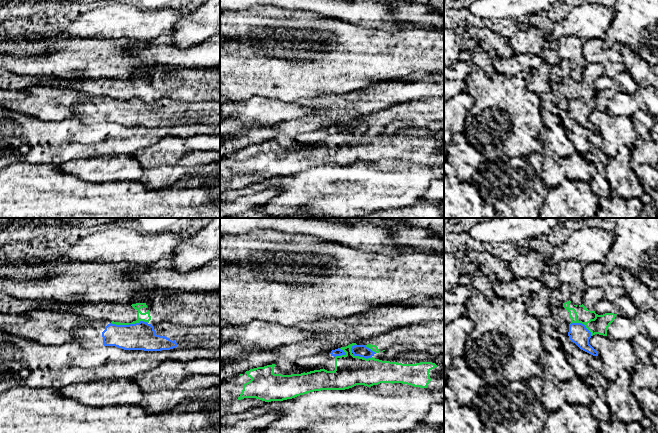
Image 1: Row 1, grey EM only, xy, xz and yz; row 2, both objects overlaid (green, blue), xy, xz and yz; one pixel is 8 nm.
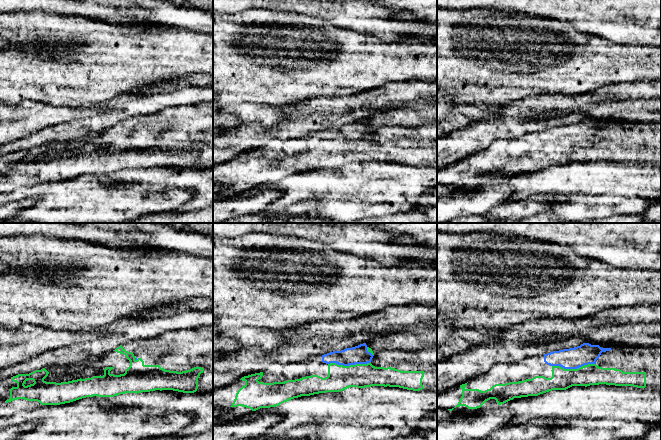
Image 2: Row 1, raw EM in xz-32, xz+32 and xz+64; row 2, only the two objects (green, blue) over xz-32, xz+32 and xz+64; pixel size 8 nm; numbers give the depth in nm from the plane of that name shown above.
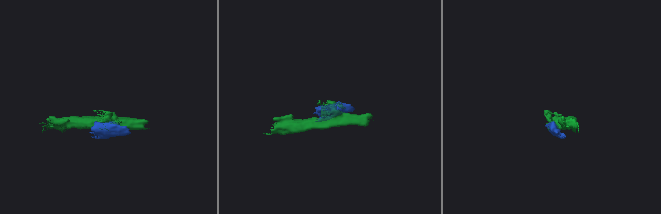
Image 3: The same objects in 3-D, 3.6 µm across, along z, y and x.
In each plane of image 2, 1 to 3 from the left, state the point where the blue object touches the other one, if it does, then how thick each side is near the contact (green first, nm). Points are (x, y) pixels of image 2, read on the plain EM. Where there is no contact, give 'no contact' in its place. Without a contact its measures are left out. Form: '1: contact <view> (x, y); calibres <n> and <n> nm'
1: contact xz-32 (137, 135); calibres 220 and 20 nm
2: contact xz+32 (349, 141); calibres 200 and 140 nm
3: contact xz+64 (573, 145); calibres 170 and 170 nm

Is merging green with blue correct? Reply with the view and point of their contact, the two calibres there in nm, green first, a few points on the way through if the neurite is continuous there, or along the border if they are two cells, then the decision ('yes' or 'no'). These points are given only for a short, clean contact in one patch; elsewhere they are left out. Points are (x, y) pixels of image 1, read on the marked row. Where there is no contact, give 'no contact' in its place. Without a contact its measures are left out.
meets green in xy at (129, 323); 70 nm thick on the green side, 220 nm on the other; yes

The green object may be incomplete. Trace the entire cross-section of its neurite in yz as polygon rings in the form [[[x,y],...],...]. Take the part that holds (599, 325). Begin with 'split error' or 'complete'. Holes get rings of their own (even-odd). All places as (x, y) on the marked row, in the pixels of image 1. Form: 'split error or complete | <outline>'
split error | [[[570,300],[563,303],[563,307],[569,312],[571,318],[568,332],[570,340],[581,350],[593,356],[598,356],[598,352],[589,344],[589,339],[595,334],[607,336],[608,327],[614,321],[617,314],[605,313],[598,315],[595,311],[589,311],[595,314],[595,318],[587,322],[582,322],[577,319],[576,310],[569,307],[570,303]]]

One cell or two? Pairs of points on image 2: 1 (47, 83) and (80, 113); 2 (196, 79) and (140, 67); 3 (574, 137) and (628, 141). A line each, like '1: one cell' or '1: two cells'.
1: two cells
2: two cells
3: one cell

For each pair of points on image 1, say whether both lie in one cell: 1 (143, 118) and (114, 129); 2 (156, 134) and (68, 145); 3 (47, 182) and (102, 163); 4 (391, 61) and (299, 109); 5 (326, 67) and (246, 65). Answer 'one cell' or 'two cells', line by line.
1: two cells
2: one cell
3: two cells
4: two cells
5: one cell

